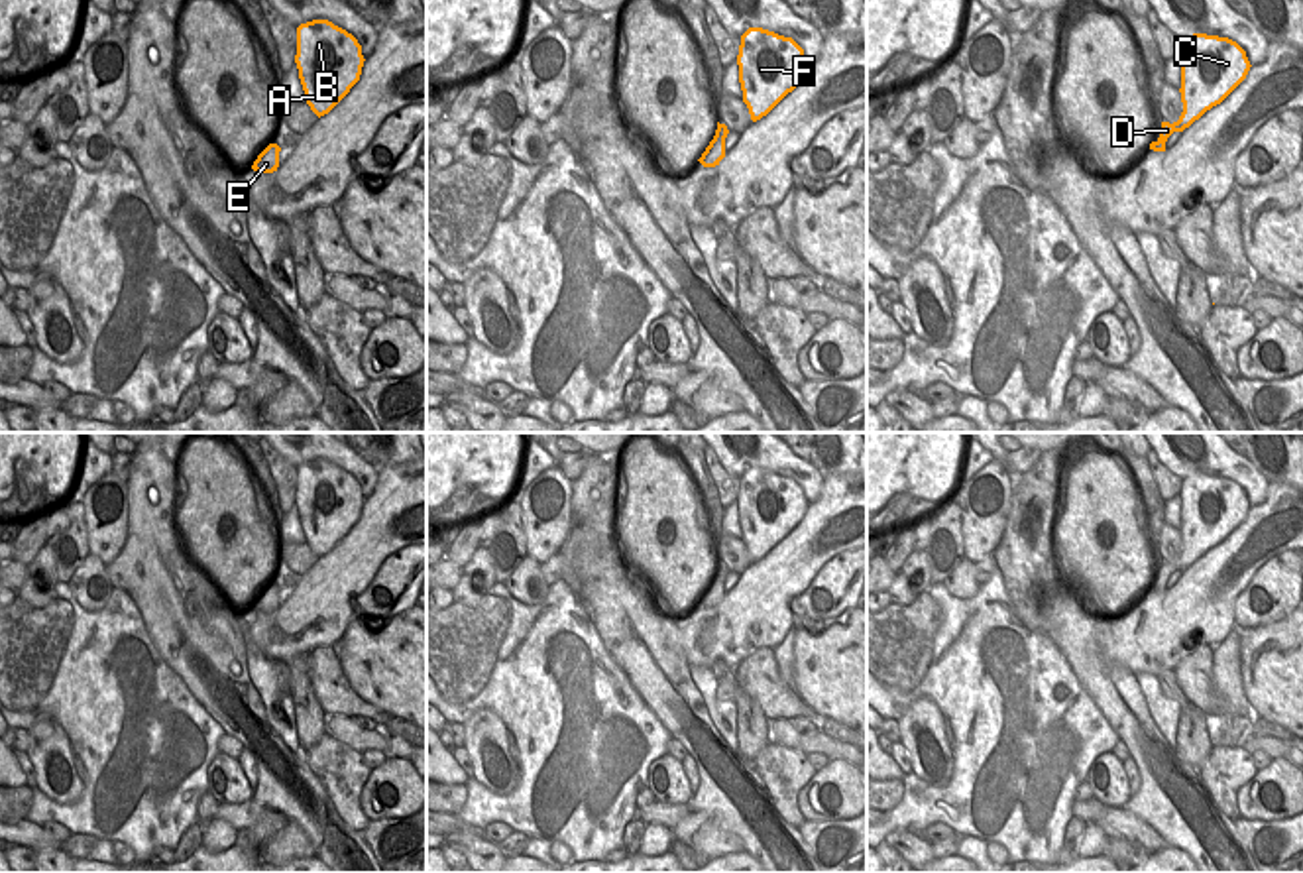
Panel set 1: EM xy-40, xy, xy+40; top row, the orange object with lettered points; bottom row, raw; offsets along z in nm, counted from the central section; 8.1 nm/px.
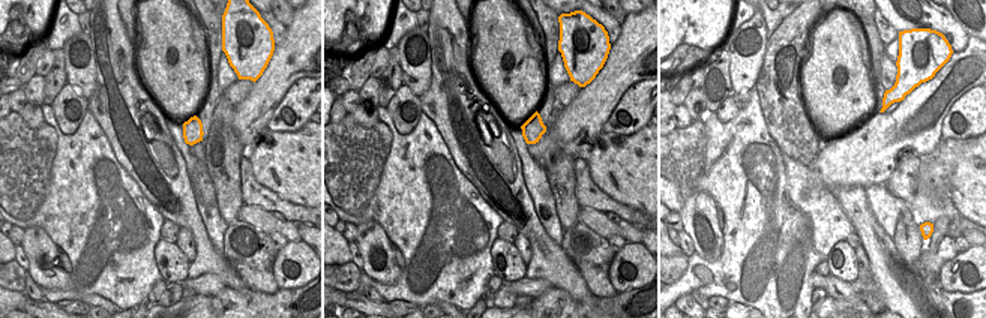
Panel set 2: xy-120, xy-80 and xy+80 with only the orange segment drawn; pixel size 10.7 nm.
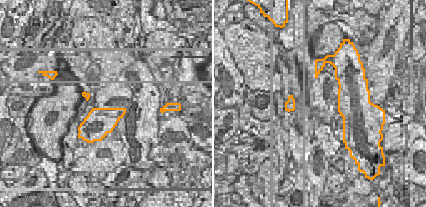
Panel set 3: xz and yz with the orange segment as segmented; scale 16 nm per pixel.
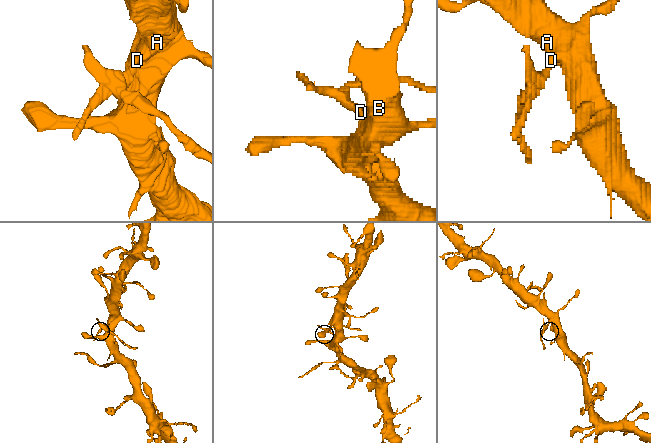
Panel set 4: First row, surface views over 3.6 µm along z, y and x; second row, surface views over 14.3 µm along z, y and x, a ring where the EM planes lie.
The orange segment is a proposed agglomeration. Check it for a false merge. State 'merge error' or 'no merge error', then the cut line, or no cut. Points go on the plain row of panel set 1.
merge error | xy (712, 581), (724, 590)

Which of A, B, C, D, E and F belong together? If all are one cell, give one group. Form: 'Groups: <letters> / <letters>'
Groups: A B C D F / E

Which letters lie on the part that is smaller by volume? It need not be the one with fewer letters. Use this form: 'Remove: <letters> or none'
Remove: E

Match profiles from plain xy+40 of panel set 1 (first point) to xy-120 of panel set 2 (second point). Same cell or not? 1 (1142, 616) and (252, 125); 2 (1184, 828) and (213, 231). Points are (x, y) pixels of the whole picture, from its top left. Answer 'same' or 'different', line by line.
1: same
2: different

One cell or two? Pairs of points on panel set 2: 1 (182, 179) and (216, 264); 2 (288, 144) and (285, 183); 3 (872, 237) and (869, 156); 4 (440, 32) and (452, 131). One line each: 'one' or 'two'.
1: one
2: one
3: two
4: one

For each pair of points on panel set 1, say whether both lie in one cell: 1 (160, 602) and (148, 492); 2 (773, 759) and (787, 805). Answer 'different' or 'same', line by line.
1: same
2: same

